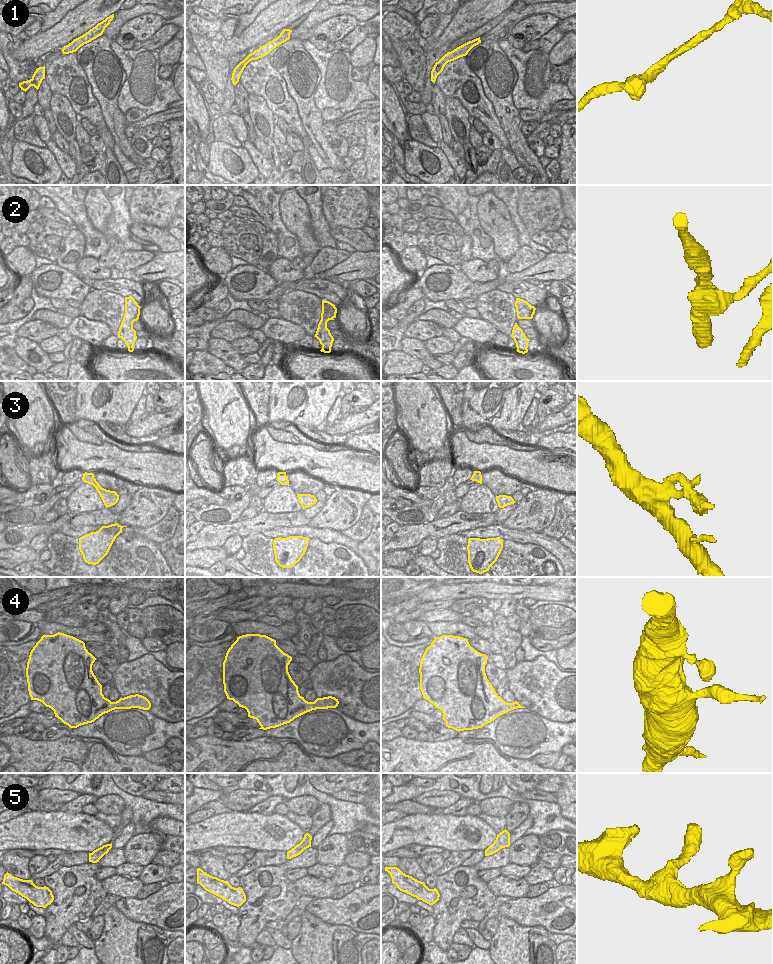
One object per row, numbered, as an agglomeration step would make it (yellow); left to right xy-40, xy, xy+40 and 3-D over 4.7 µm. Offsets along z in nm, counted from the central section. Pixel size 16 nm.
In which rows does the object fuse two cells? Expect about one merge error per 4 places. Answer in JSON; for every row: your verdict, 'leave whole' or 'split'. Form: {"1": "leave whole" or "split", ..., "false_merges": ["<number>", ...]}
{"1": "leave whole", "2": "split", "3": "leave whole", "4": "leave whole", "5": "leave whole", "false_merges": ["2"]}

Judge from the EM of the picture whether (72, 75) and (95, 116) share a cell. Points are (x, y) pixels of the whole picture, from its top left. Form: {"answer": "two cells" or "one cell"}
{"answer": "one cell"}

